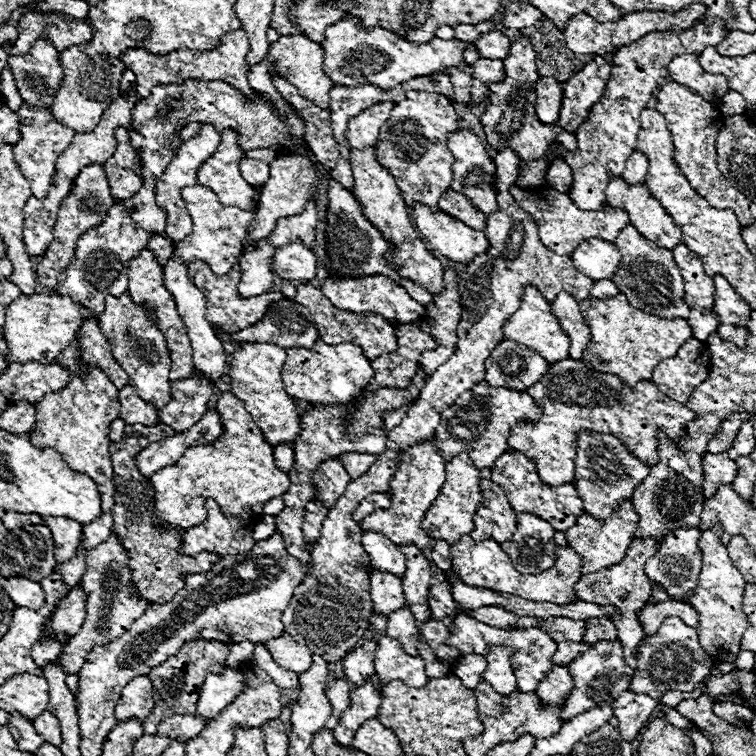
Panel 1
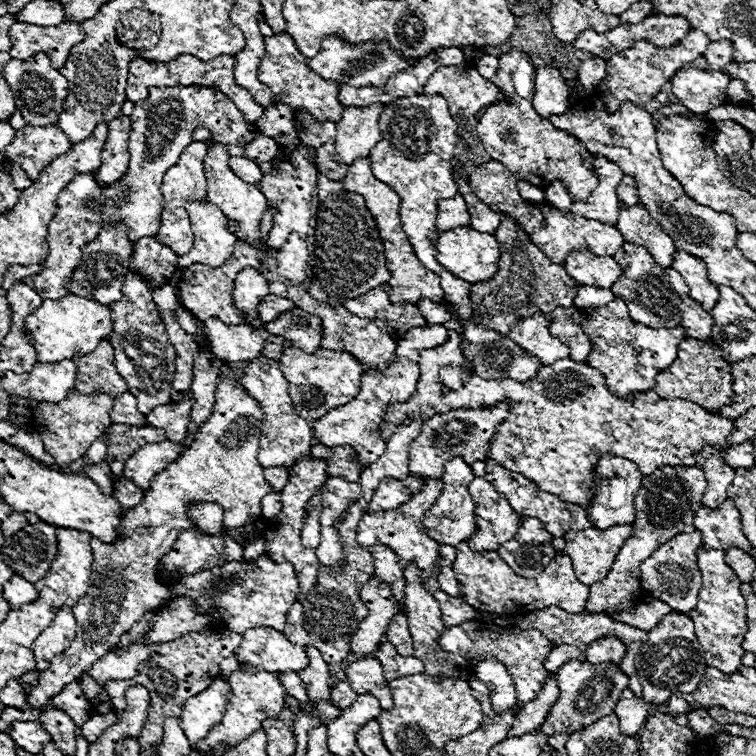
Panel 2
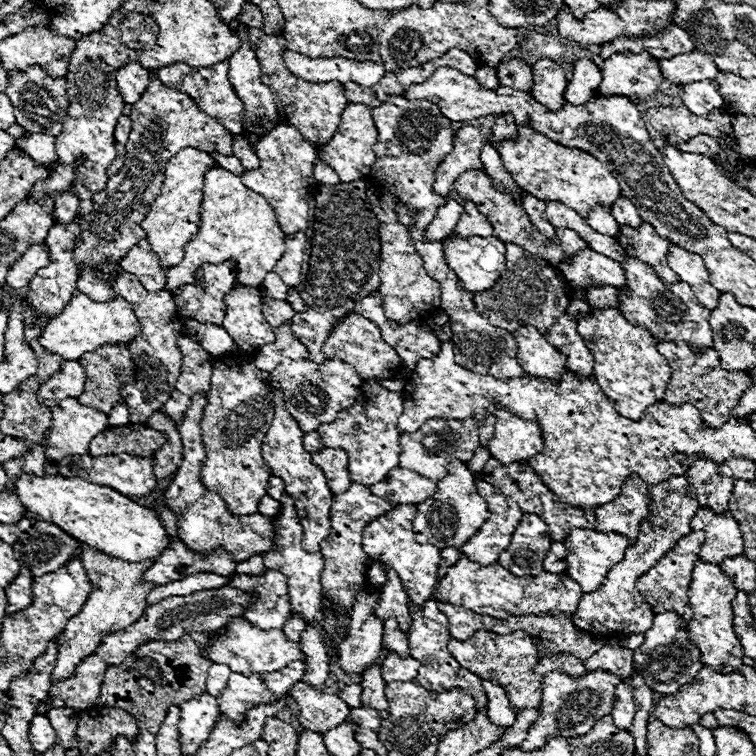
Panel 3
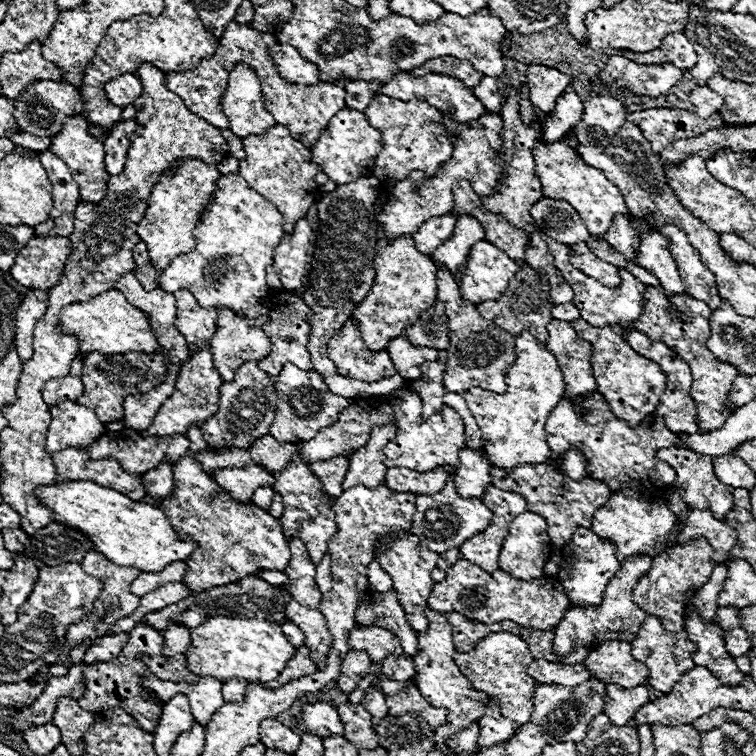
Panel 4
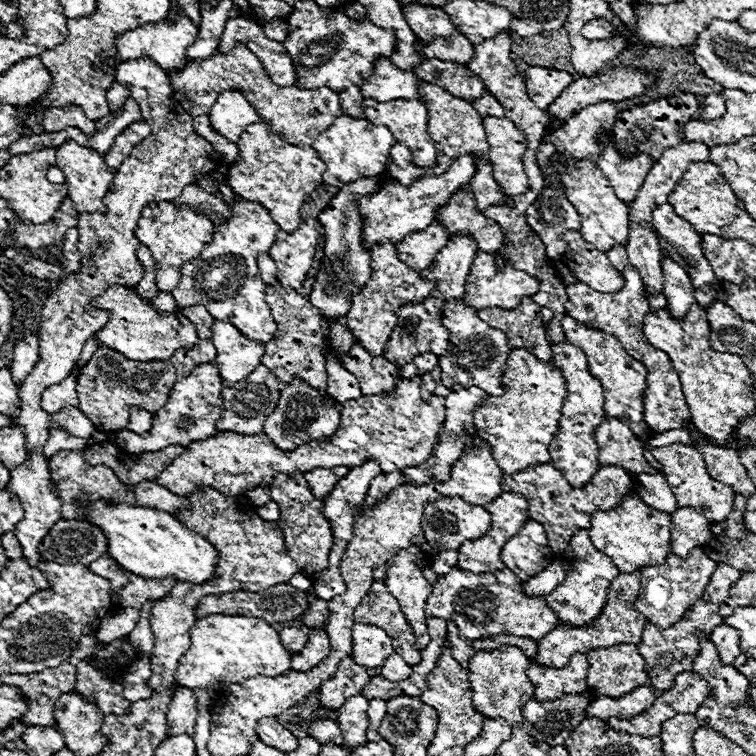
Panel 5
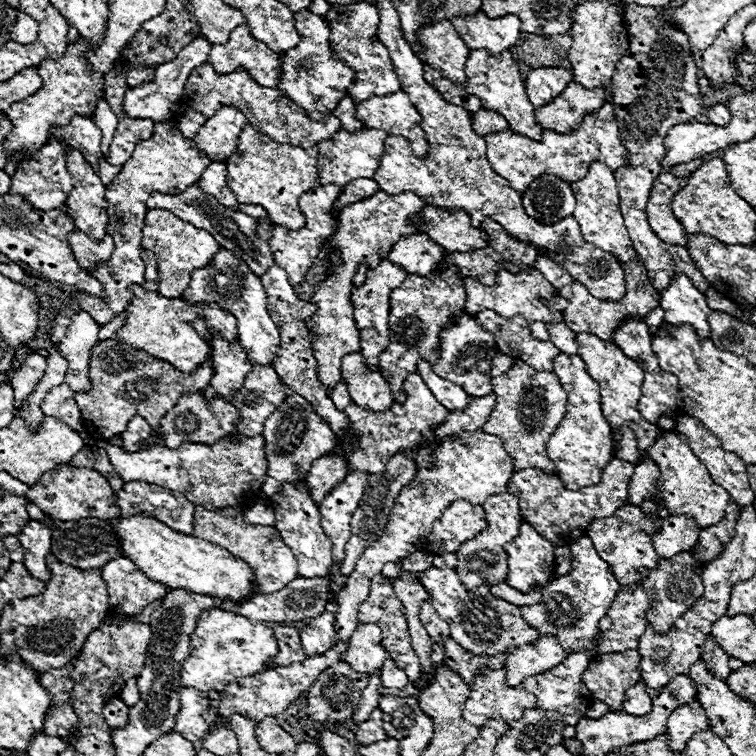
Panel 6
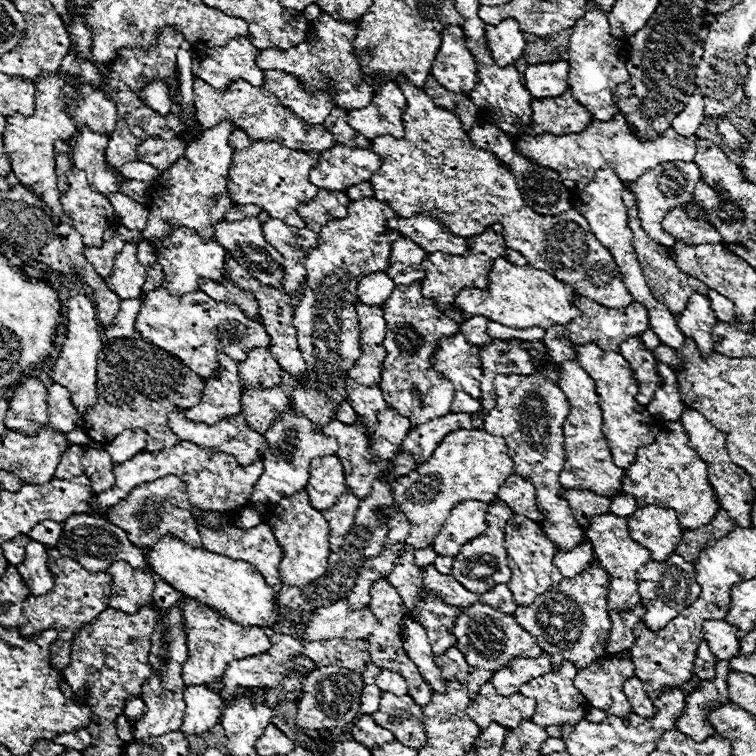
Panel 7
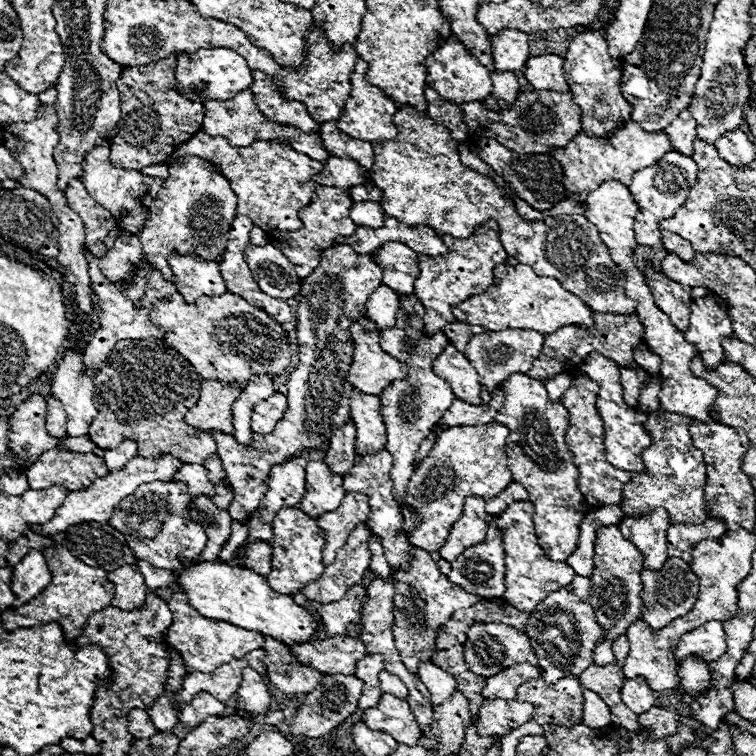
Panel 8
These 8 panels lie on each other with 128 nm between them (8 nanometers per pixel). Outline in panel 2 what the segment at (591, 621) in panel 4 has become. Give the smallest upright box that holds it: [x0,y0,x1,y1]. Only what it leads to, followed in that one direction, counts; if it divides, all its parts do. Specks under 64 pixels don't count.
[586,464,706,614]

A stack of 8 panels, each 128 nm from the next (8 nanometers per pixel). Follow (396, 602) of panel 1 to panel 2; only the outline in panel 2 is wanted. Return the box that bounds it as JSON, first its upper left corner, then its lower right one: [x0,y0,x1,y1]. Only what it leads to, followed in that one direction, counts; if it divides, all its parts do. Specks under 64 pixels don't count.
[350,576,400,656]

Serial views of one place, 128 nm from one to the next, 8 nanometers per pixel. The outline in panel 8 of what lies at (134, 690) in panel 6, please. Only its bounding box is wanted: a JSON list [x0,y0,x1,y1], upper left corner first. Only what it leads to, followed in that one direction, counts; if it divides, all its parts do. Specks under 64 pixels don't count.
[128,710,156,738]

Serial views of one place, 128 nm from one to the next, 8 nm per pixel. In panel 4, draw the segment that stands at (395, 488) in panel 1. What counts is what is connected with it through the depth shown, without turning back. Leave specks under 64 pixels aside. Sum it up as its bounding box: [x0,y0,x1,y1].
[376,534,440,632]

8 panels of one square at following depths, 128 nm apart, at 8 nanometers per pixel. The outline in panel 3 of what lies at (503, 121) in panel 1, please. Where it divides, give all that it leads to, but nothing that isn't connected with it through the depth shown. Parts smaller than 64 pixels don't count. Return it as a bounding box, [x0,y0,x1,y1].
[492,58,620,218]

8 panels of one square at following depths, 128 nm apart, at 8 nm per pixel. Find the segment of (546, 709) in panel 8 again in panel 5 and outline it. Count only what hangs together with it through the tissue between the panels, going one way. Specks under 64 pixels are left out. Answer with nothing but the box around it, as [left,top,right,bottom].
[528,654,588,702]

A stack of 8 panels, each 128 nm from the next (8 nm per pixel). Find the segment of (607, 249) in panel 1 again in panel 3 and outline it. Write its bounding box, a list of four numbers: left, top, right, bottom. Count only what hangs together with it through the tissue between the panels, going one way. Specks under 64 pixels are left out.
[562,250,626,289]

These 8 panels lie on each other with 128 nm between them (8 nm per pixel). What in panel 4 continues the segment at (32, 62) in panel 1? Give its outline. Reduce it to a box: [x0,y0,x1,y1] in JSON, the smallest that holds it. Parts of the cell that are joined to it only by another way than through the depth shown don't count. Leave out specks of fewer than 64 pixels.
[14,82,84,136]

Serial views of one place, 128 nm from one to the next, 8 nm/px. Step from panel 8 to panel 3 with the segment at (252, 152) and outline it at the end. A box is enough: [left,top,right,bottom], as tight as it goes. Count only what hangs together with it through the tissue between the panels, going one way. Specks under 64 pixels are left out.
[242,124,318,234]

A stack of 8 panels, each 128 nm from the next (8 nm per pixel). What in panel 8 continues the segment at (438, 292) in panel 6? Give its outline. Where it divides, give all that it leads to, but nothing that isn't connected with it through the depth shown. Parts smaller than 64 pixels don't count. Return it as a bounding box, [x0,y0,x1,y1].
[380,294,456,502]

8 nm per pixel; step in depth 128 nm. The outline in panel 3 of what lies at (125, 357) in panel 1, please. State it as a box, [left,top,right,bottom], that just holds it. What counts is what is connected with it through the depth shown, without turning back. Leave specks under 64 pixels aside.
[112,272,182,424]

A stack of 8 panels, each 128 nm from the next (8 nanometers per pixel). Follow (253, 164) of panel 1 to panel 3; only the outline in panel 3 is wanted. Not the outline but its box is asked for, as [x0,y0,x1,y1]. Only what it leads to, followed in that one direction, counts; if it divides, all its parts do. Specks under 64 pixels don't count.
[208,152,244,176]

